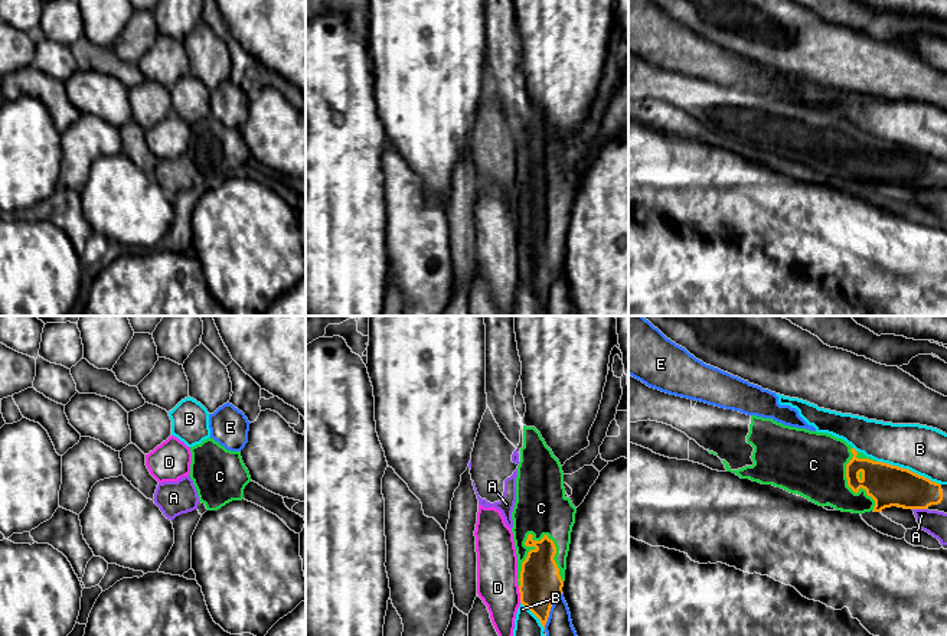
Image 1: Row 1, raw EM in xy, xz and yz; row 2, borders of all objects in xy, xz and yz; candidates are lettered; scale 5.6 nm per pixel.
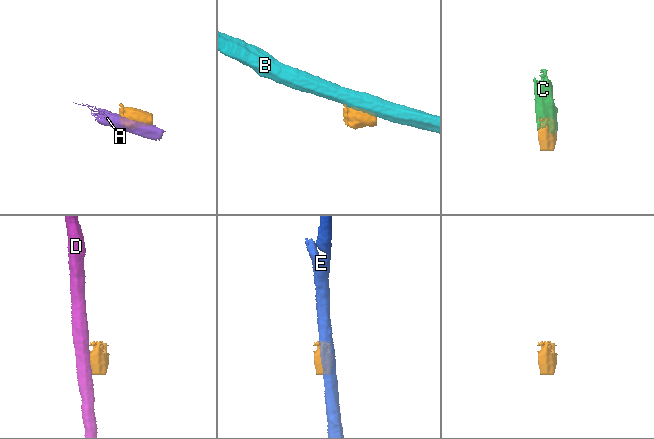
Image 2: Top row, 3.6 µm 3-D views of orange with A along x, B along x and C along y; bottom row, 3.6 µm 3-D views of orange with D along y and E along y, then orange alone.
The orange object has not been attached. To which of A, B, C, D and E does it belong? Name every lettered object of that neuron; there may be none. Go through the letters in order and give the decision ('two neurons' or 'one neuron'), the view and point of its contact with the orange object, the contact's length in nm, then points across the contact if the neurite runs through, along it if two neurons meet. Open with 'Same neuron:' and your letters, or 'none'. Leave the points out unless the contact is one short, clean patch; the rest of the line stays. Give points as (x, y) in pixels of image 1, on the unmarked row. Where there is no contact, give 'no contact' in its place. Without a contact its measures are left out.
Same neuron: C
A: two neurons; contact yz (920, 185); length 80 nm; border yz (913, 185), (926, 186)
B: two neurons; contact yz (907, 146); length 380 nm
C: one neuron; contact xz (531, 227); length 340 nm
D: two neurons; contact xz (521, 271); length 100 nm; border xz (518, 263), (521, 279)
E: two neurons; contact xz (549, 287); length 220 nm; border xz (562, 270), (555, 276), (544, 305)

